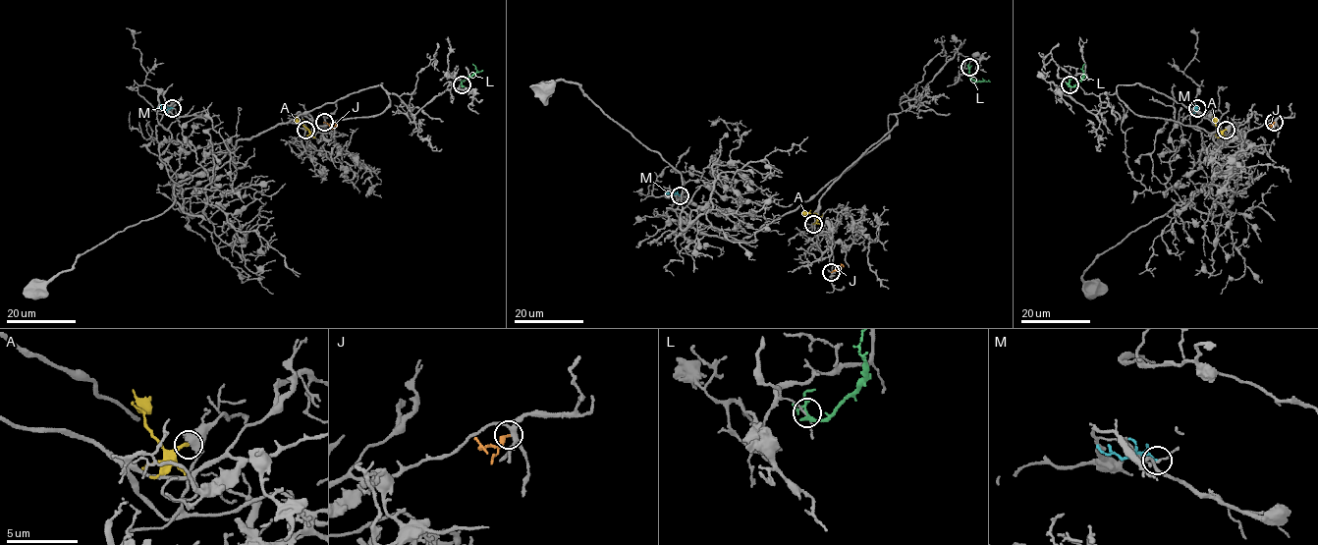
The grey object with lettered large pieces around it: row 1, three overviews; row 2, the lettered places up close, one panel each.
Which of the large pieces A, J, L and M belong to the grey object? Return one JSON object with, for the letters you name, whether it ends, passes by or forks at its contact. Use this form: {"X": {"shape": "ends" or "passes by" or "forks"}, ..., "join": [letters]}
{"join": []}

